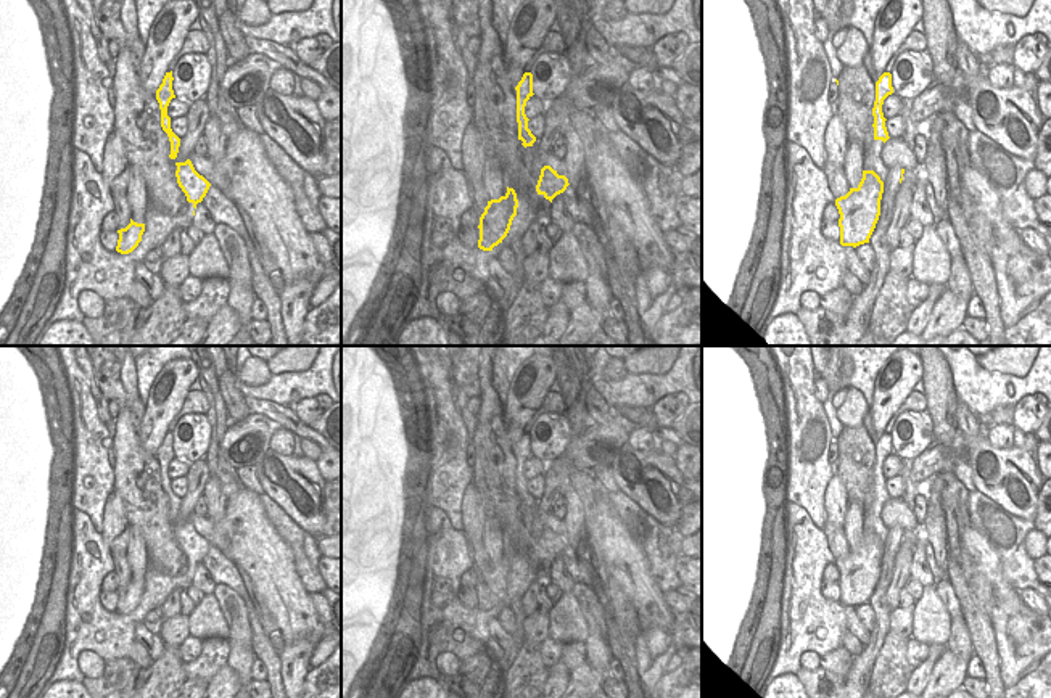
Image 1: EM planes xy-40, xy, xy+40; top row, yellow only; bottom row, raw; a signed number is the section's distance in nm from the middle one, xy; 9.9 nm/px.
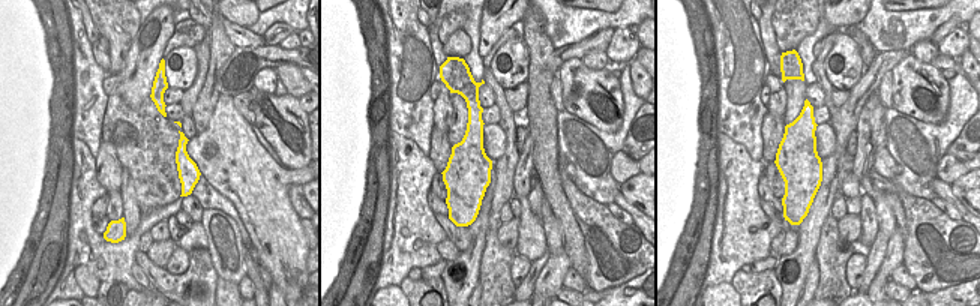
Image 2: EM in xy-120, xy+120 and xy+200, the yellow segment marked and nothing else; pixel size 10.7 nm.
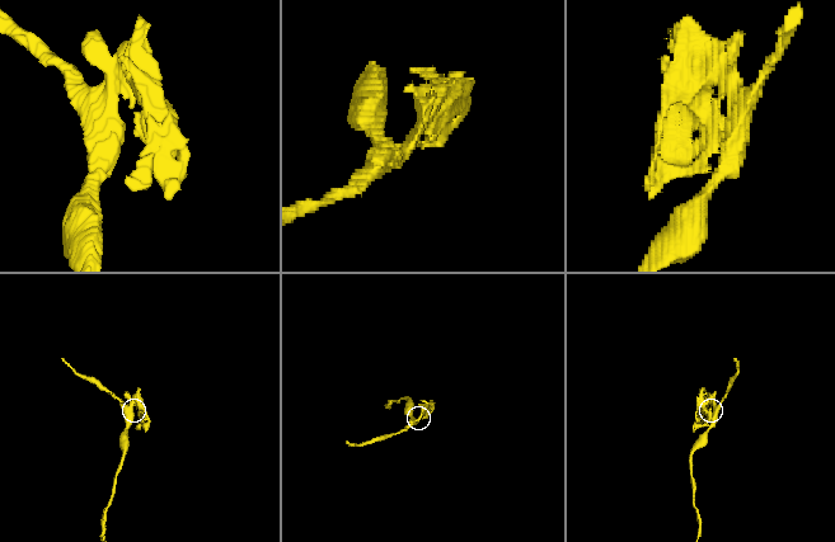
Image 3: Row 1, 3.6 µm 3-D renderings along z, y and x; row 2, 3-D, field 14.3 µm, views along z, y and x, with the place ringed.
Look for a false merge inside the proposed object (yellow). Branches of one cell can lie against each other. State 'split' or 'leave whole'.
split

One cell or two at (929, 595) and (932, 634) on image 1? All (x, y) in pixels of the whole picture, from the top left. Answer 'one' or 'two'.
one

